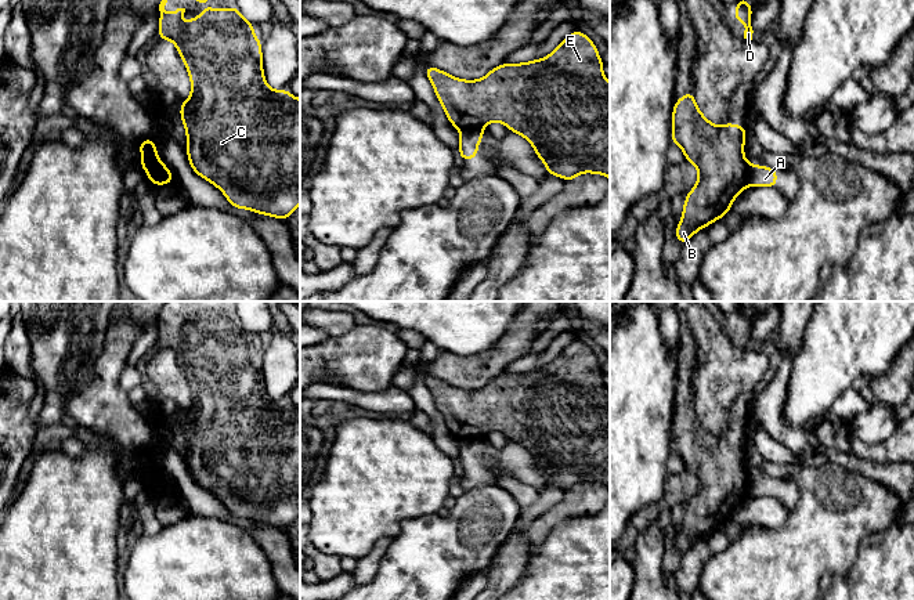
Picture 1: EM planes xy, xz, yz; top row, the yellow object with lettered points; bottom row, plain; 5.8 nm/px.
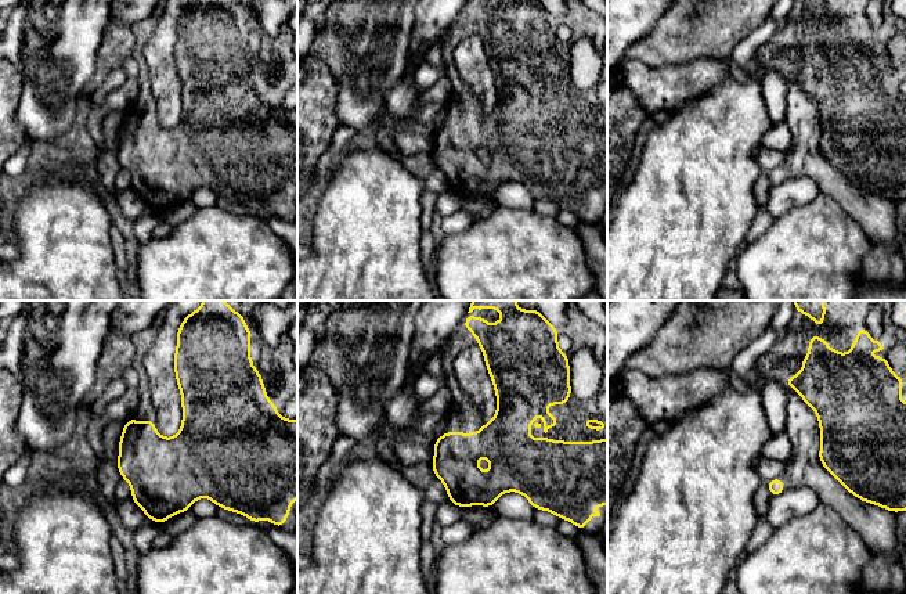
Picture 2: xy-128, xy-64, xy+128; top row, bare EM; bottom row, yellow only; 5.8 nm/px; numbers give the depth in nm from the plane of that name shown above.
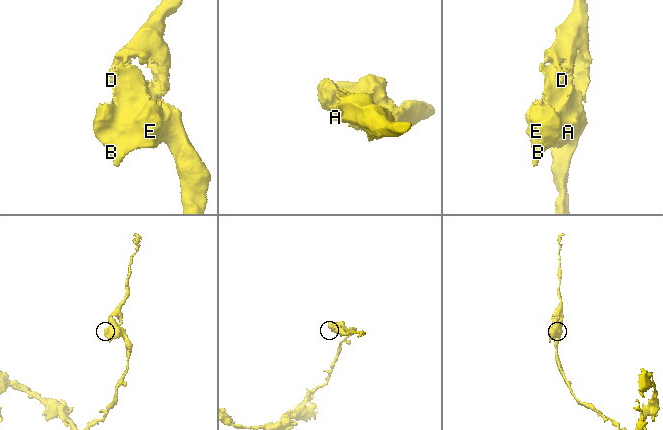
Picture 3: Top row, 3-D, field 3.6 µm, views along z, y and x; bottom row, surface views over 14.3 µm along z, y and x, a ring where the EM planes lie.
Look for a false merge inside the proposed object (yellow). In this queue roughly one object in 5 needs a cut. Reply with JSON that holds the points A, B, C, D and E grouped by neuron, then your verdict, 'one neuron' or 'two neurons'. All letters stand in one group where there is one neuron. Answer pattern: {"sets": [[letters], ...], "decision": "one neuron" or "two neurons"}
{"sets": [["A"], ["B", "C", "D", "E"]], "decision": "two neurons"}

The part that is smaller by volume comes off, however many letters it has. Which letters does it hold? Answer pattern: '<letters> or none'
A

